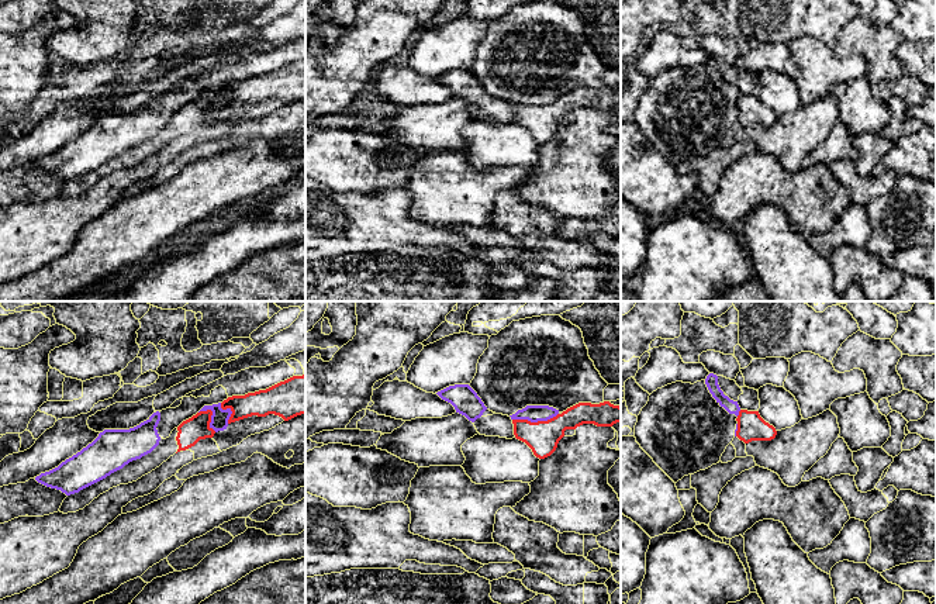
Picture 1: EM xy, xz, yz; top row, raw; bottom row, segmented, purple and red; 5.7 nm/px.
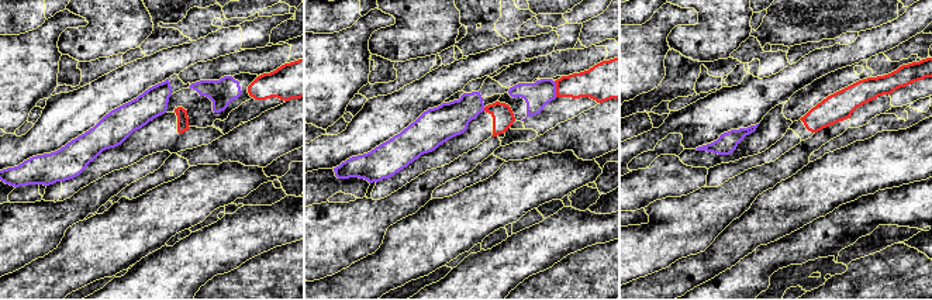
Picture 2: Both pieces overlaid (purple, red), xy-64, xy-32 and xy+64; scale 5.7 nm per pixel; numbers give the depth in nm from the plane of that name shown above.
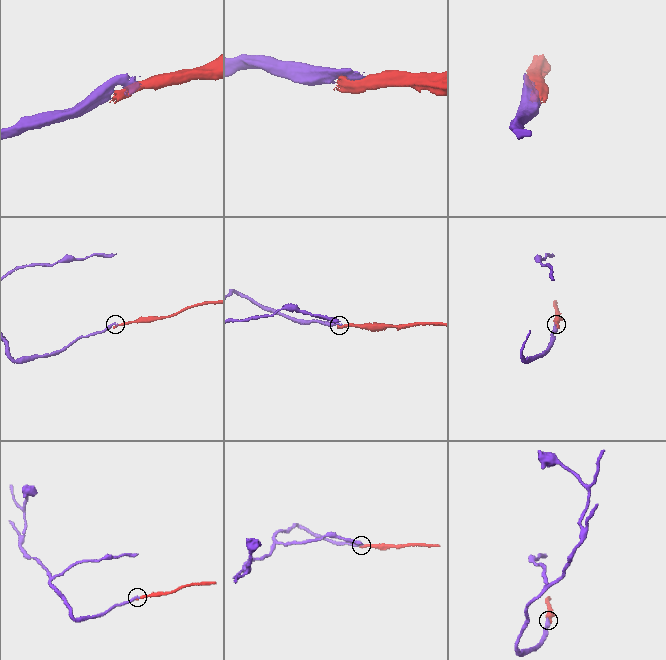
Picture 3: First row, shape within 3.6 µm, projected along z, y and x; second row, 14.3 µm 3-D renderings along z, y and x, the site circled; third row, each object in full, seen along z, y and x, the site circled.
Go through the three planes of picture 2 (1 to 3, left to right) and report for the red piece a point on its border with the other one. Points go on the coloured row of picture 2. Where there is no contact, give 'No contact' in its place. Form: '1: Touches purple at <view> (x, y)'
1: No contact
2: Touches purple at xy-32 (555, 89)
3: No contact

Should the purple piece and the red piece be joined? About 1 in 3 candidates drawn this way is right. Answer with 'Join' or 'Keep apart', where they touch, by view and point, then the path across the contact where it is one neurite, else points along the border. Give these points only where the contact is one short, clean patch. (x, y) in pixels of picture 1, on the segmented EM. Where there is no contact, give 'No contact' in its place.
Keep apart. Touches purple at xz (535, 421). Boundary: xz (558, 413), (546, 420), (513, 420)

